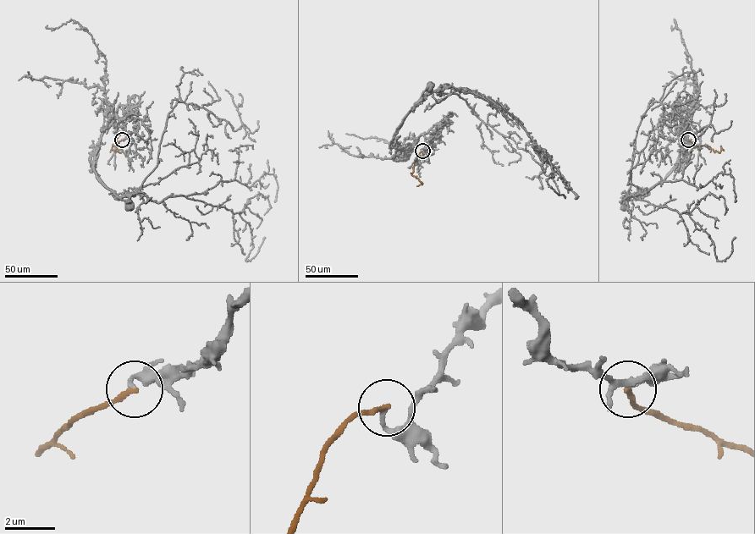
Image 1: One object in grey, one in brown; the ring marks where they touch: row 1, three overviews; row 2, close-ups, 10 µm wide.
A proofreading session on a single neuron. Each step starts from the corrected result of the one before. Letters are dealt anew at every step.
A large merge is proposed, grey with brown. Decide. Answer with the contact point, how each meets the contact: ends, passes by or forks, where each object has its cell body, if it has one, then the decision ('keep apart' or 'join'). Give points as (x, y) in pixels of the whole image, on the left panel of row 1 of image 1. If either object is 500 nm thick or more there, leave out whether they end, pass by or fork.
at (122, 140); grey ends there; brown ends there; cell body of grey at (128, 207); no cell body on brown; keep apart

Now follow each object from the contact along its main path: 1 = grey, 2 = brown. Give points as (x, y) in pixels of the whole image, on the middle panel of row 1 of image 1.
1: (421, 151), (430, 139), (426, 137), (425, 142), (416, 147), (403, 150), (394, 140), (394, 133), (429, 86)
2: (421, 151), (411, 174), (422, 183), (416, 186)

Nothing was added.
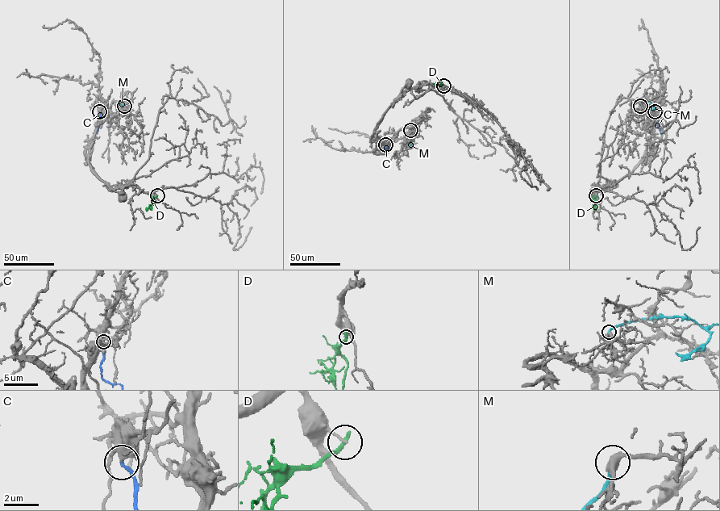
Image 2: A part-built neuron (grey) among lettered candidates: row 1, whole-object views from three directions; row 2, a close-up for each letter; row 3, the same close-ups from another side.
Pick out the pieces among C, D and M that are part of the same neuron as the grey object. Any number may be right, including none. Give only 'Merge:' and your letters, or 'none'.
Merge: none

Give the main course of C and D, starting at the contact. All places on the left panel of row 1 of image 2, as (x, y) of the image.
C: (99, 111), (101, 119), (95, 133)
D: (157, 195), (147, 209), (146, 207)

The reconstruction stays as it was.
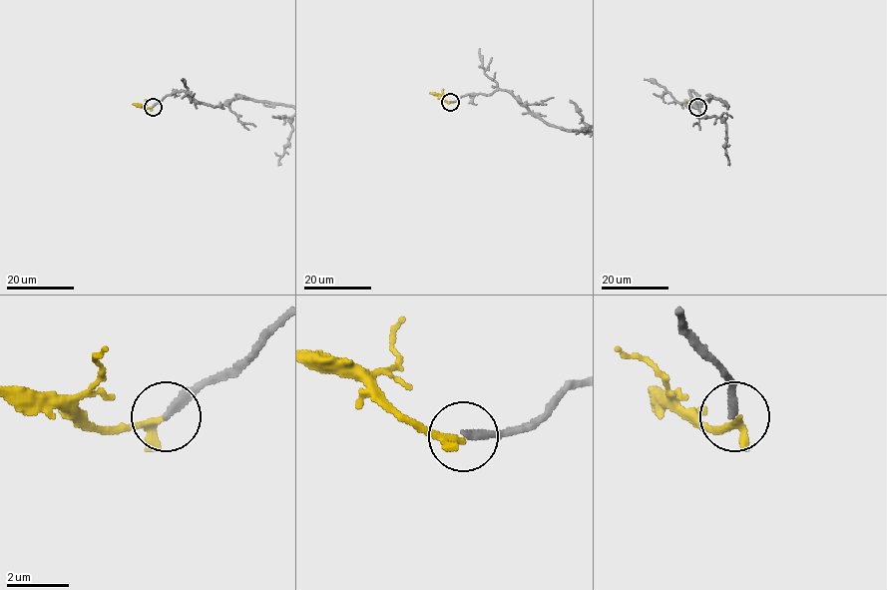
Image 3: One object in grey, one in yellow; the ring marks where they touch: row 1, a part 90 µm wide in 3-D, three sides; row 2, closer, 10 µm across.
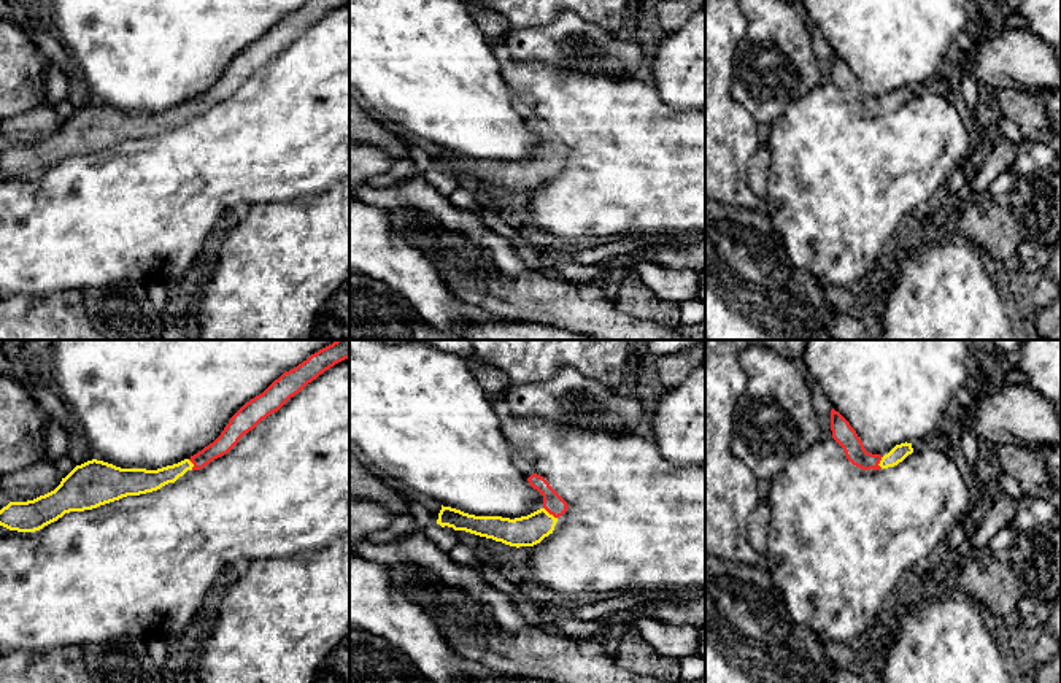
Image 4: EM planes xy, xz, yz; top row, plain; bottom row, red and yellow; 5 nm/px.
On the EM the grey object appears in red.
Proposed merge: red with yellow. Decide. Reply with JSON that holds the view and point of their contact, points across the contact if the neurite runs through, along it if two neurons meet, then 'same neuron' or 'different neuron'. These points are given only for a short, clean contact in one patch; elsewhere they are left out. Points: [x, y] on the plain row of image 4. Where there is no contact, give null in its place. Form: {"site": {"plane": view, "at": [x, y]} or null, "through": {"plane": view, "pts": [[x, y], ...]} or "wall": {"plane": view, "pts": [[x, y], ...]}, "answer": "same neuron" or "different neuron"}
{"site": {"plane": "xz", "at": [550, 158]}, "through": {"plane": "xz", "pts": [[553, 146], [550, 158], [532, 173], [526, 175]]}, "answer": "same neuron"}

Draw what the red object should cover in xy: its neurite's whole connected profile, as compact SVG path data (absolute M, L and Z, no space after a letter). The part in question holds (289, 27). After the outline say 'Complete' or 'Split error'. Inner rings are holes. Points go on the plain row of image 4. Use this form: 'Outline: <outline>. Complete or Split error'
Outline: M310 0L284 16L262 38L246 46L229 65L221 79L197 98L157 114L121 113L103 105L76 110L60 129L33 145L10 146L0 154L0 170L17 176L35 176L65 157L92 154L127 140L140 140L175 127L187 114L200 114L227 98L238 84L262 64L278 56L321 17L349 0Z. Split error

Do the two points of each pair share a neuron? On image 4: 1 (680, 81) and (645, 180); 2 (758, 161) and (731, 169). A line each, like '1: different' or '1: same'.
1: different
2: different

